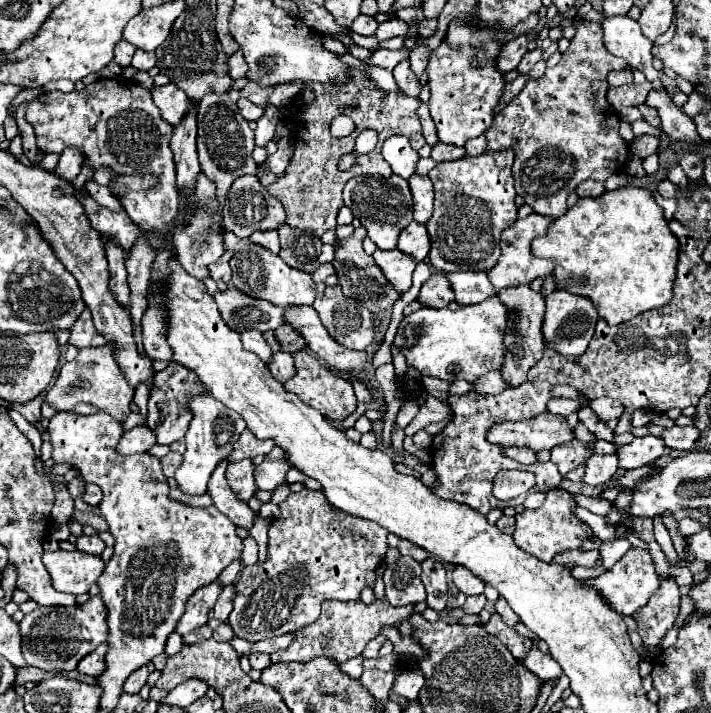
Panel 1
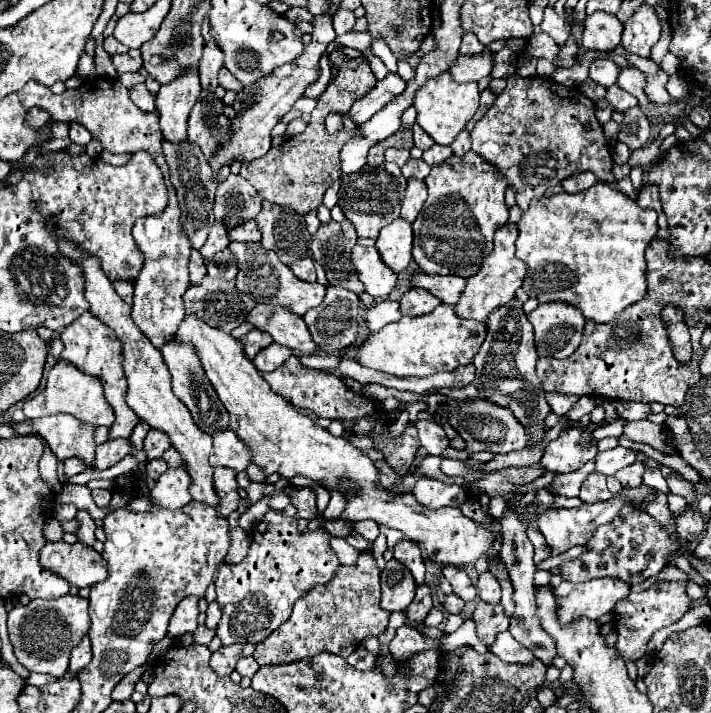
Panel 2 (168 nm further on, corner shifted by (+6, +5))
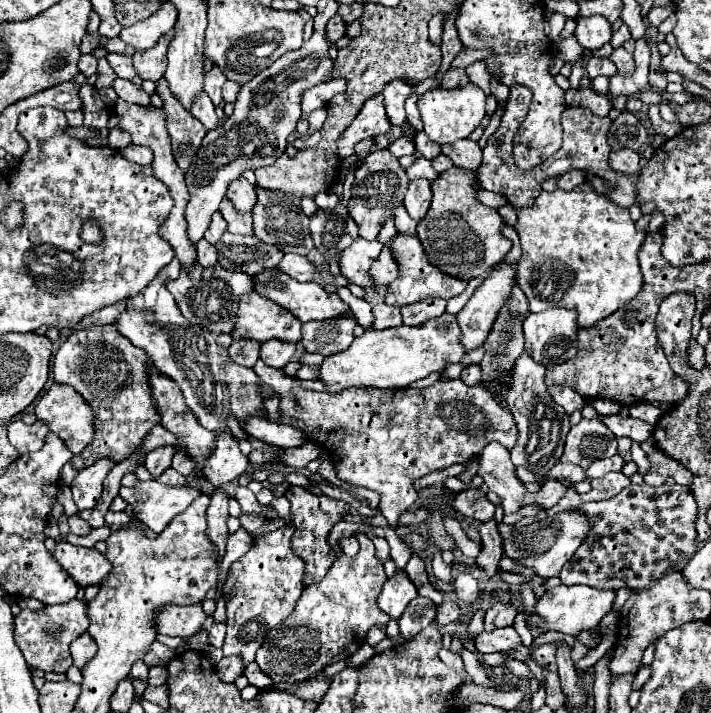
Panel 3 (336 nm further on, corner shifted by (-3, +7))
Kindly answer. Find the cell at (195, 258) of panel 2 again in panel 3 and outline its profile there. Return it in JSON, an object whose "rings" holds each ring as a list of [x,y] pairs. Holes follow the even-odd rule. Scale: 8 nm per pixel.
{"rings":[[[204,238],[197,243],[197,261],[203,267],[213,267],[217,263],[217,255],[215,255],[215,247],[209,245]]]}

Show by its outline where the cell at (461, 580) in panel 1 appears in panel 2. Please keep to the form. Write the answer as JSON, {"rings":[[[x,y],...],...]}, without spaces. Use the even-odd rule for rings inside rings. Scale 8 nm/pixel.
{"rings":[[[444,567],[442,573],[444,573],[444,577],[450,581],[454,593],[456,593],[458,597],[462,597],[464,601],[472,601],[472,599],[478,595],[476,587],[472,585],[472,581],[470,581],[470,577],[466,575],[464,569],[460,569],[460,567]]]}

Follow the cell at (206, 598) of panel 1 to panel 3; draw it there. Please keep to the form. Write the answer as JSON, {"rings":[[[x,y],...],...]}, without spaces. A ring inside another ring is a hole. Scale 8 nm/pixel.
{"rings":[[[163,605],[155,613],[157,633],[169,637],[191,637],[207,619],[201,605]]]}

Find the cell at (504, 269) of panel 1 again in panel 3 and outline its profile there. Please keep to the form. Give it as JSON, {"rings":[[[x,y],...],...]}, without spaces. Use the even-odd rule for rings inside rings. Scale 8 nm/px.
{"rings":[[[503,265],[495,269],[487,281],[473,293],[467,305],[457,313],[457,323],[461,329],[461,345],[465,351],[483,345],[497,309],[509,297],[509,281],[517,281],[515,265]]]}

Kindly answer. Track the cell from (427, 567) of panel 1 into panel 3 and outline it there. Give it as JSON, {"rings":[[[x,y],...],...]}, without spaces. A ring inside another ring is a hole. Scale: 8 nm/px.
{"rings":[[[415,597],[399,619],[399,631],[405,639],[413,639],[421,629],[425,629],[435,617],[435,605],[429,599]]]}

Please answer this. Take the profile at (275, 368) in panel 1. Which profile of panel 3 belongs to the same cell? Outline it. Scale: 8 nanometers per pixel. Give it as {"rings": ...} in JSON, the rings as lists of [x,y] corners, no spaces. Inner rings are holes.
{"rings":[[[269,339],[261,343],[261,361],[267,363],[269,367],[283,369],[295,353],[295,345],[291,341],[281,341],[281,339]]]}

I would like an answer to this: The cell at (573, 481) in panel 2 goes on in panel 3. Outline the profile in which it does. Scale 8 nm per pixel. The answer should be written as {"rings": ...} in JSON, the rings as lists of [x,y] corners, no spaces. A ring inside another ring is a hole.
{"rings":[[[545,481],[537,493],[525,493],[521,507],[535,503],[541,509],[551,509],[563,495],[565,495],[565,485],[561,485],[559,481]]]}

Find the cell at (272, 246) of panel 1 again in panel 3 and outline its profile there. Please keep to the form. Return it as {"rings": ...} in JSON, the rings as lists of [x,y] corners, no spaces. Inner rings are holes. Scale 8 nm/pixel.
{"rings":[[[227,197],[219,203],[219,211],[221,211],[223,219],[227,221],[227,231],[239,233],[239,235],[253,235],[251,213],[241,213],[239,215],[239,211],[235,211],[235,207],[231,205],[231,201]]]}

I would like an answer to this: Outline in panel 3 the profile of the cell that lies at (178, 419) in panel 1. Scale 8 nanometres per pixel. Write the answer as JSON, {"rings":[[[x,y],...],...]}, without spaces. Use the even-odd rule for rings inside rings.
{"rings":[[[153,449],[147,453],[143,465],[153,475],[153,479],[157,479],[167,467],[171,467],[173,453],[175,453],[175,449]]]}

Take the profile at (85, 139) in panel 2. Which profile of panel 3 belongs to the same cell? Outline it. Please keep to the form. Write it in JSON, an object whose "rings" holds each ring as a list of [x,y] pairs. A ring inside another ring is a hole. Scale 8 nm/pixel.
{"rings":[[[83,85],[79,91],[79,97],[83,101],[83,113],[85,113],[85,127],[93,127],[93,129],[103,129],[107,125],[109,119],[109,111],[105,107],[105,103],[101,101],[101,97],[97,95],[97,91],[91,85]]]}

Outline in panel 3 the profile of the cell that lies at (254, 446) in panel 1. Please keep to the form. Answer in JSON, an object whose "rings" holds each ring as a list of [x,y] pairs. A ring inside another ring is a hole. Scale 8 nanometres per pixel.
{"rings":[[[221,431],[217,437],[217,443],[215,443],[215,451],[211,453],[209,461],[205,461],[205,465],[203,465],[205,479],[215,489],[219,489],[223,483],[237,479],[247,469],[249,469],[249,461],[241,453],[233,435],[229,431]]]}

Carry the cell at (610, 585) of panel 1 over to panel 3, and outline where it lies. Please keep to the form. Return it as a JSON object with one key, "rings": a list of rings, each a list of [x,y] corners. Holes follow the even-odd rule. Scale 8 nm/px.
{"rings":[[[559,585],[555,589],[549,589],[543,593],[543,597],[537,601],[533,609],[533,615],[541,617],[541,623],[531,627],[531,635],[533,639],[537,639],[547,631],[559,631],[563,635],[577,637],[581,629],[589,629],[597,625],[611,611],[613,601],[615,601],[615,593],[609,593],[603,589],[589,589],[585,585],[575,585],[575,587]]]}

